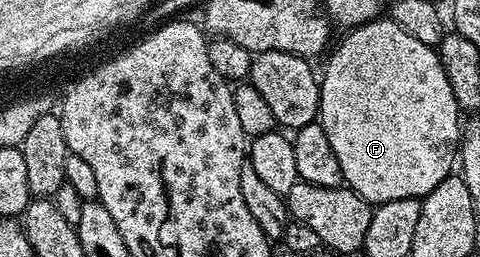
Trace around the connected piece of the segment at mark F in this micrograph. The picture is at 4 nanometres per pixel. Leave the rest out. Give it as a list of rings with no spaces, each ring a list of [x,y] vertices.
[[[379,16],[373,22],[366,22],[363,26],[353,27],[350,34],[338,47],[335,45],[329,51],[330,59],[326,62],[326,71],[321,71],[320,104],[318,105],[318,118],[321,121],[324,132],[328,132],[328,141],[336,151],[336,160],[340,160],[340,172],[342,181],[349,189],[354,190],[364,201],[377,204],[388,200],[404,200],[405,198],[425,198],[440,180],[451,177],[453,168],[456,166],[456,151],[460,146],[460,111],[456,96],[452,96],[452,84],[448,84],[448,76],[442,67],[442,61],[438,59],[435,47],[428,44],[420,44],[420,40],[408,36],[400,24],[393,22],[389,16]]]

